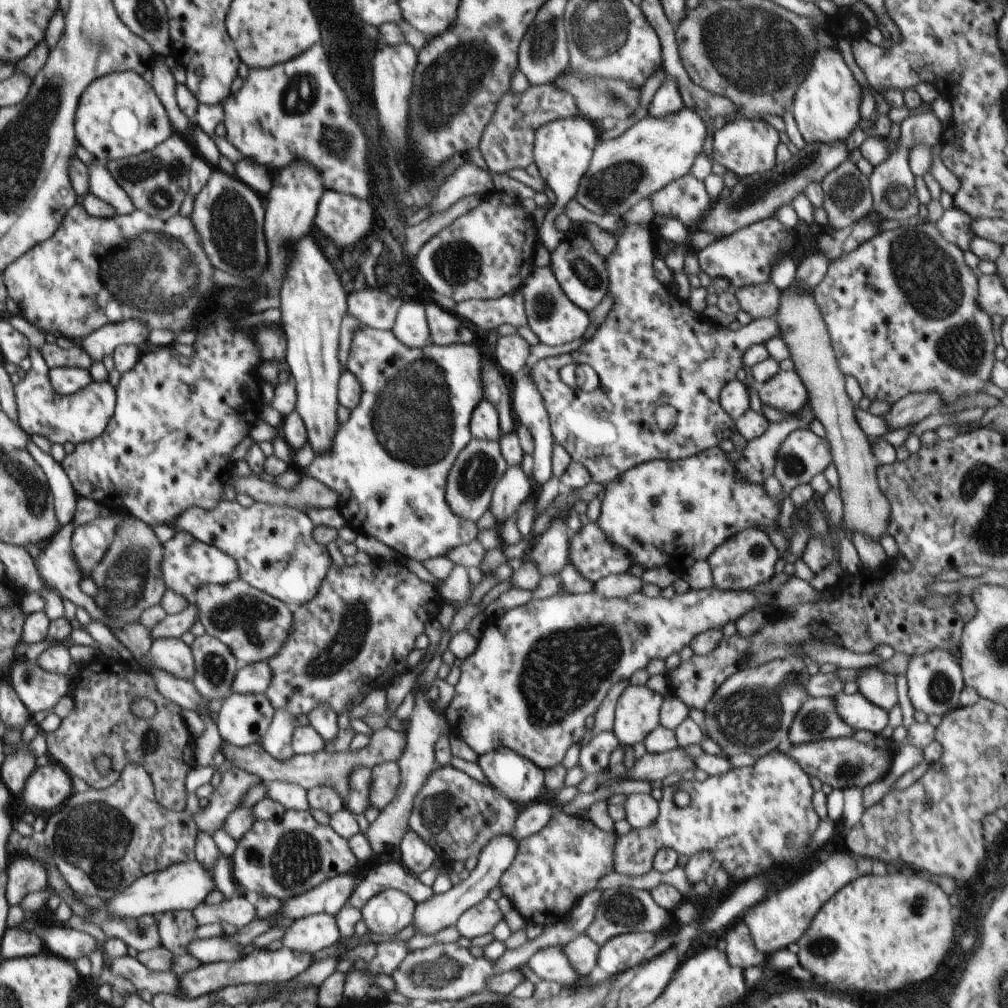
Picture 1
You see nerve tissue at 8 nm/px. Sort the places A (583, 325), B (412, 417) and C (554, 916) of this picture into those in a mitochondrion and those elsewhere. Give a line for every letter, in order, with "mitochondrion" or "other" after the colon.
A: other
B: mitochondrion
C: other

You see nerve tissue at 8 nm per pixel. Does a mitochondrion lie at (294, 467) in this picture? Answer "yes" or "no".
no

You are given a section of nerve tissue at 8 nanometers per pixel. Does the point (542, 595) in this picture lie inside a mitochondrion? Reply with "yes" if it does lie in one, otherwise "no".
no

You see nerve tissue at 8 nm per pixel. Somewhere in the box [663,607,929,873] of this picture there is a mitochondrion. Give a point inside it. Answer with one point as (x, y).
(749, 718)

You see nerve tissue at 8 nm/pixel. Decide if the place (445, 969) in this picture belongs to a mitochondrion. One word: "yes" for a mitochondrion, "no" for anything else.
yes

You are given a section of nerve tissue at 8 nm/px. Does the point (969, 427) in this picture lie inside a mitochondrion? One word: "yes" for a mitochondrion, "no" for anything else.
no

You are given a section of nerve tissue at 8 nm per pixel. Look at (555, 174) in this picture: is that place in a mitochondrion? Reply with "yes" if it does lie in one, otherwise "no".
no

